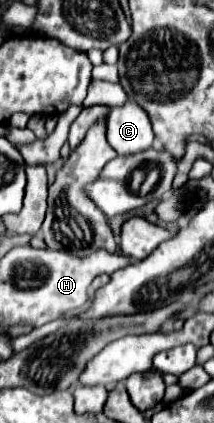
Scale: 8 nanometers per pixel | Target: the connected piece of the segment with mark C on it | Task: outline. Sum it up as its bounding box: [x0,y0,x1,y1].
[108,101,154,155]

